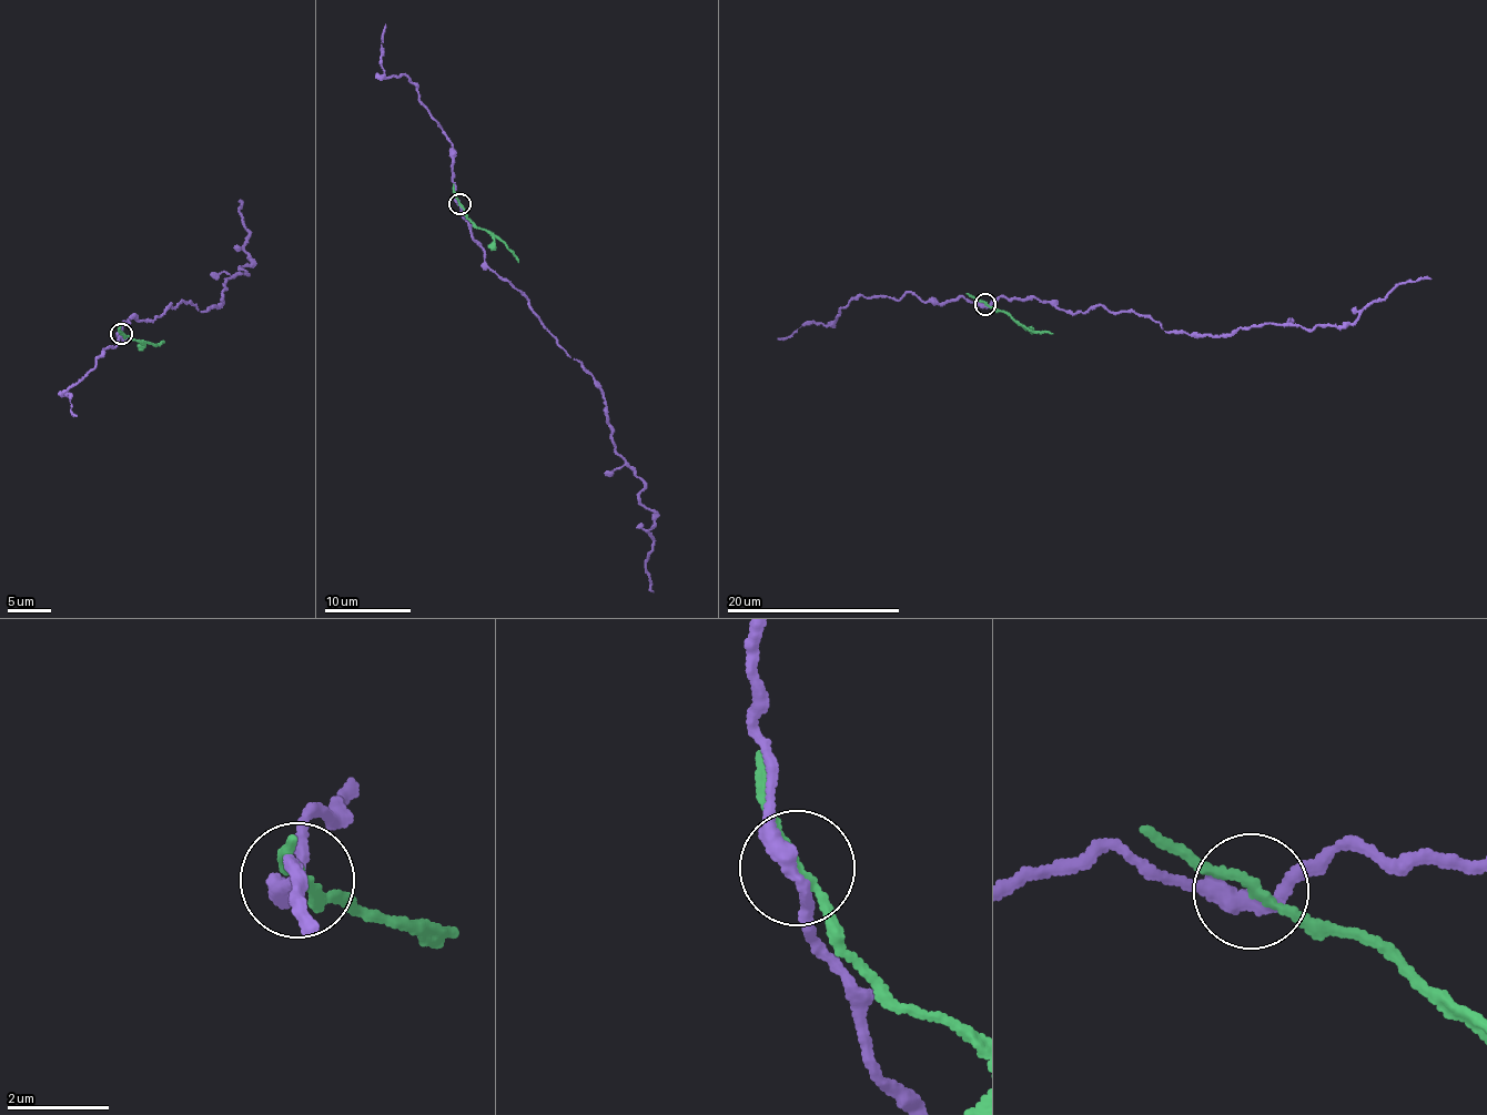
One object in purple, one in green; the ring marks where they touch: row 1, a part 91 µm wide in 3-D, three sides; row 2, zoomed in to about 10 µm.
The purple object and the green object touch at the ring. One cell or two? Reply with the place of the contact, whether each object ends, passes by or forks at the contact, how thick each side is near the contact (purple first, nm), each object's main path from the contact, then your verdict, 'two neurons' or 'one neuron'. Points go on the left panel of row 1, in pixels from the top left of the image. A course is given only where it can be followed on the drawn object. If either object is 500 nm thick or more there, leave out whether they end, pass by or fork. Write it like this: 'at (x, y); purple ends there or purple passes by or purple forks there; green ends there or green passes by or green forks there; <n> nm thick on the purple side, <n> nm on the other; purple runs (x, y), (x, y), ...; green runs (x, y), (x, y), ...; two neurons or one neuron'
at (121, 333); purple passes by; green passes by; 320 nm thick on the purple side, 170 nm on the other; purple runs (120, 334), (133, 315), (160, 317), (170, 304), (222, 303), (224, 281), (252, 260), (243, 201); green runs (120, 334), (153, 344), (164, 343); two neurons

